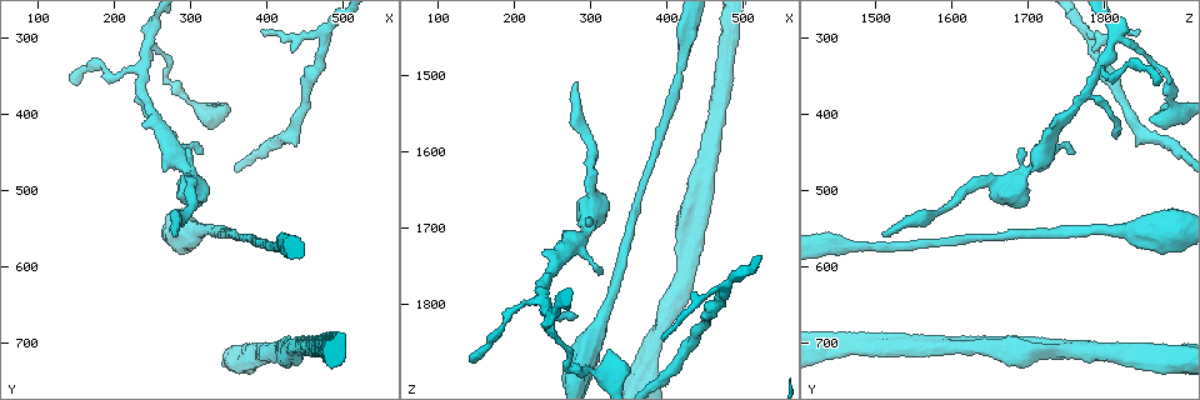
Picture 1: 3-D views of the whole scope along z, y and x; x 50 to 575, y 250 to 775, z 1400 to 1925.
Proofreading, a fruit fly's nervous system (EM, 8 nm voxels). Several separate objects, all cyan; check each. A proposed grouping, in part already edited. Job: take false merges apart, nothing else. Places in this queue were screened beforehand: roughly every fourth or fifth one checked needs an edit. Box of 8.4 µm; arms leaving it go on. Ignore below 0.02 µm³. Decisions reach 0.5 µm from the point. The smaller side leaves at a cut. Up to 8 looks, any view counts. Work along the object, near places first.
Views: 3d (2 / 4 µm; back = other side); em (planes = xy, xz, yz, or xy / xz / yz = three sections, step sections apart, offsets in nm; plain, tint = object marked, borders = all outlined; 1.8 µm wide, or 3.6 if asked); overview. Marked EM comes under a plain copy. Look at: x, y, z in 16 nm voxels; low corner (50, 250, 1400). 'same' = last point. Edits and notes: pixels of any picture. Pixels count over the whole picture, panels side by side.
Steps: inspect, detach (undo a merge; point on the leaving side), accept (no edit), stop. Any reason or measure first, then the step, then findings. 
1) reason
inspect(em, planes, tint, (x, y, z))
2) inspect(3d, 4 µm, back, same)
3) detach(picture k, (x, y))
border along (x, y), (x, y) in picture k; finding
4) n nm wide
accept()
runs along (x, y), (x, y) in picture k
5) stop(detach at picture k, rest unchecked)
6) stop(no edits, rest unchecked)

abrupt turn
inspect(3d, 4 µm, (320, 400, 1895))

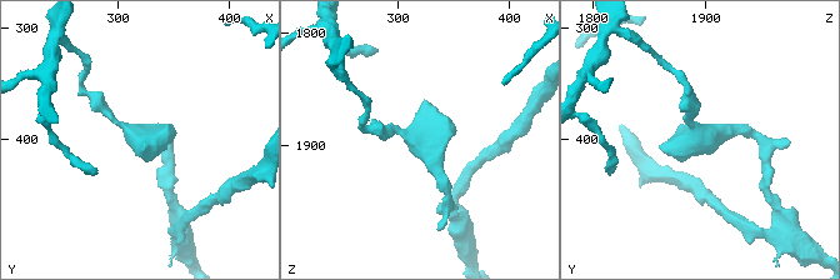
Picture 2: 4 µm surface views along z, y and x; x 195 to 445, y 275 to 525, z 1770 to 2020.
now the EM
inspect(em, xy, step 16, tint, (316, 400, 1894))

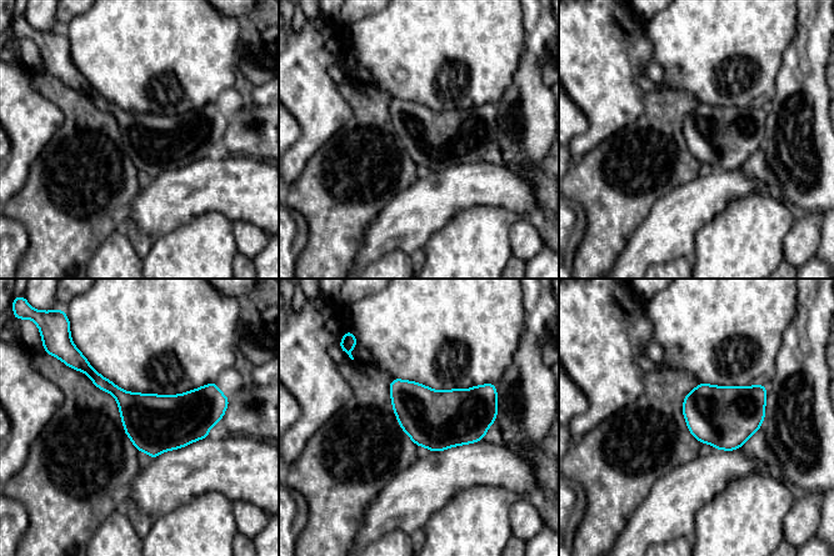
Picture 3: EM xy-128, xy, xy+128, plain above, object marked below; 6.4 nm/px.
detach(picture 3, (100, 381))
border along (90, 367), (86, 372) in picture 3; a second neuron is stuck on

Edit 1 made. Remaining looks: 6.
abrupt turn
inspect(em, 3.6 µm, planes, tint, (245, 300, 1815))

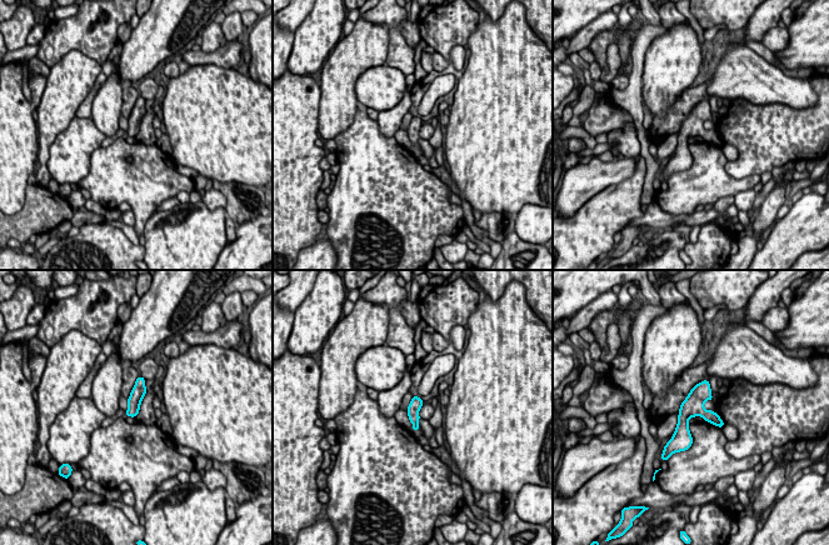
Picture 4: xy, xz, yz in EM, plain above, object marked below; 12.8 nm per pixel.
accept()
runs along (705, 384), (683, 418), (685, 445) in picture 4; one neuron here

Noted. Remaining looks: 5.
stop(detach at picture 3, rest unchecked)

